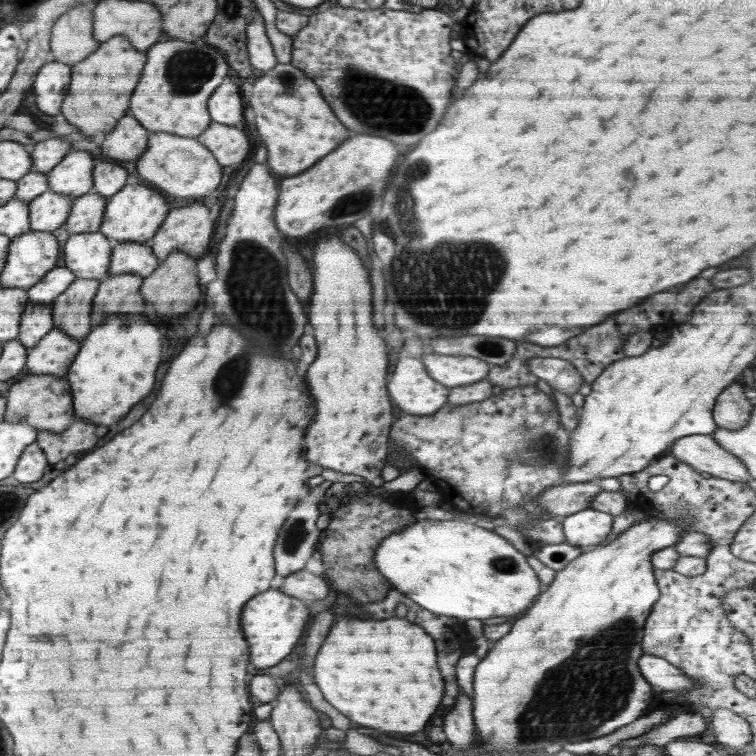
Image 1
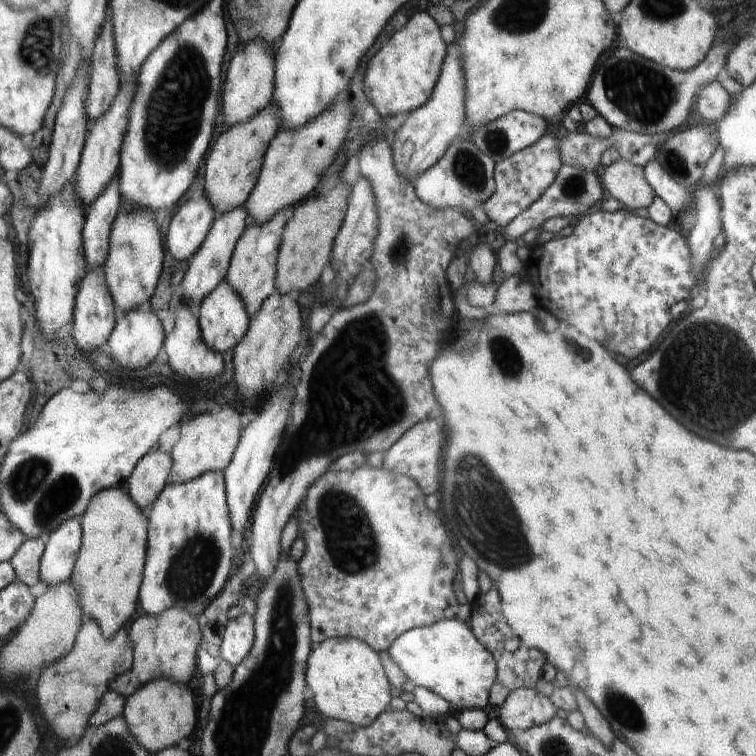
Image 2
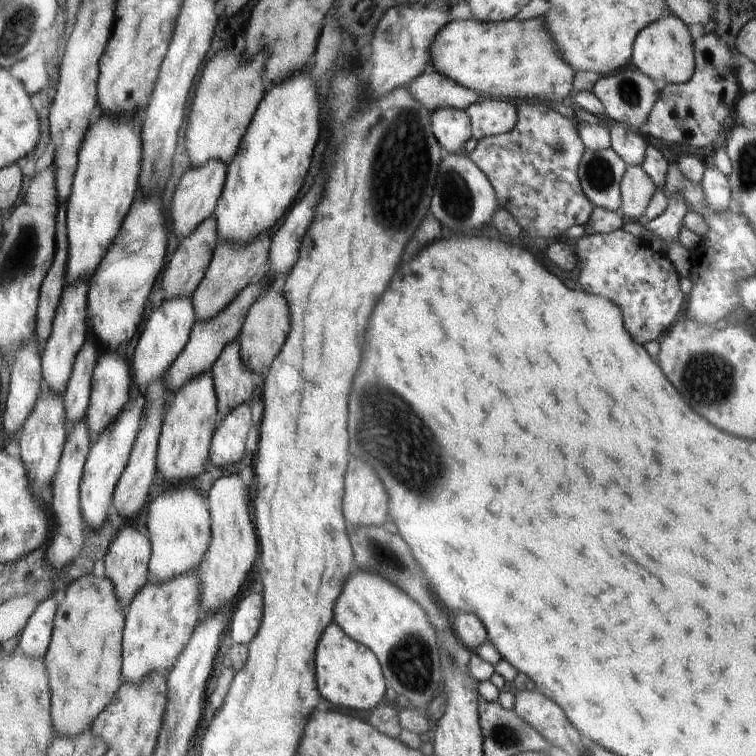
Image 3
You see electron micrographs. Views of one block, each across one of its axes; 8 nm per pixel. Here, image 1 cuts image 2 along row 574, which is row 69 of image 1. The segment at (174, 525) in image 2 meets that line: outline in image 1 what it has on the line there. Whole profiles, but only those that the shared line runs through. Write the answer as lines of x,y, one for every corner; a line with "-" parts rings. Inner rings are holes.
204,38
195,42
177,39
158,42
145,53
148,62
136,90
132,92
130,114
150,133
170,132
196,138
210,126
207,102
228,74
229,63
225,56
217,47
207,44

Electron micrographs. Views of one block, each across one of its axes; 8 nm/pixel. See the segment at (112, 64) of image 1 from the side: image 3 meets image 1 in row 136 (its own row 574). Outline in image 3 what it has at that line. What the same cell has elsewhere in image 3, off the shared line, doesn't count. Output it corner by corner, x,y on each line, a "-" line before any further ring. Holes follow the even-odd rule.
90,572
73,581
65,591
64,600
55,612
53,633
44,658
46,674
50,678
52,724
58,735
71,739
80,736
91,728
94,719
115,699
124,682
121,677
121,654
125,609
118,602
113,584
106,576
97,577

